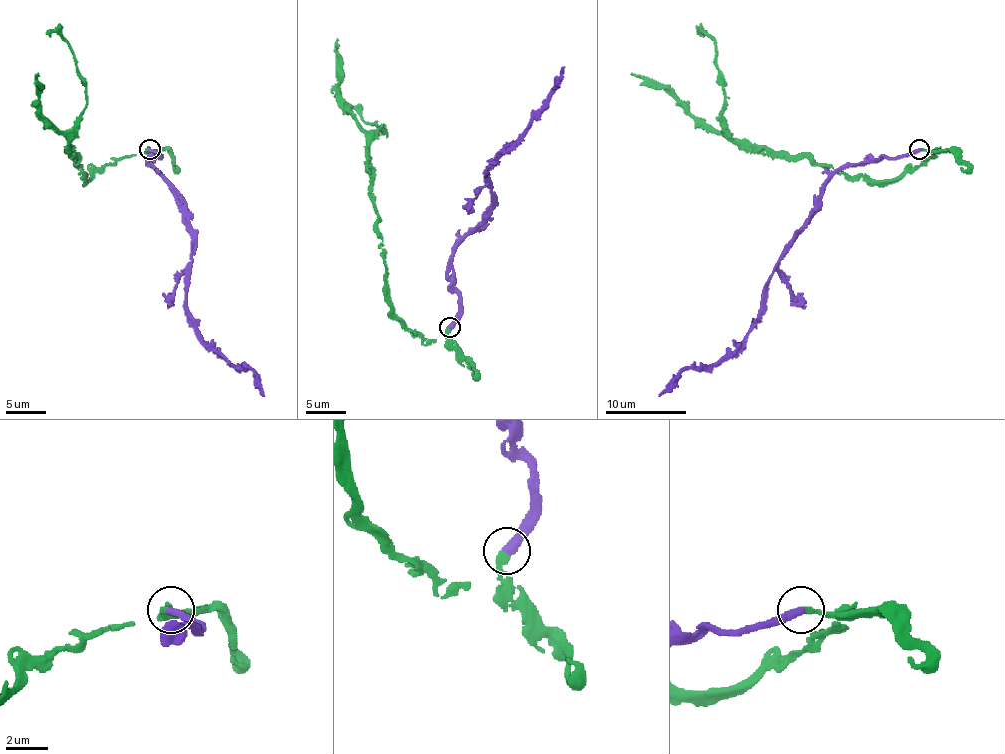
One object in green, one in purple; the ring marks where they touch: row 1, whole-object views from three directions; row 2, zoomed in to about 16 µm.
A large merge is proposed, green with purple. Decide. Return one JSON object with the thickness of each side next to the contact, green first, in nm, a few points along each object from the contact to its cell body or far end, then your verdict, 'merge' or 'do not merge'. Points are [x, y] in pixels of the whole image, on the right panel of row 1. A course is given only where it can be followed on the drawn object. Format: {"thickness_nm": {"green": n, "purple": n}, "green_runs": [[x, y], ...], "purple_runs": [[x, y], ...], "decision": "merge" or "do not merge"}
{"thickness_nm": {"green": 320, "purple": 440}, "green_runs": [[919, 150], [933, 154], [890, 180], [846, 178], [806, 158], [742, 148], [722, 115], [724, 85], [705, 31]], "purple_runs": [[919, 150], [844, 164], [776, 266], [766, 286], [762, 317], [746, 339], [724, 359], [687, 367], [659, 395]], "decision": "merge"}

